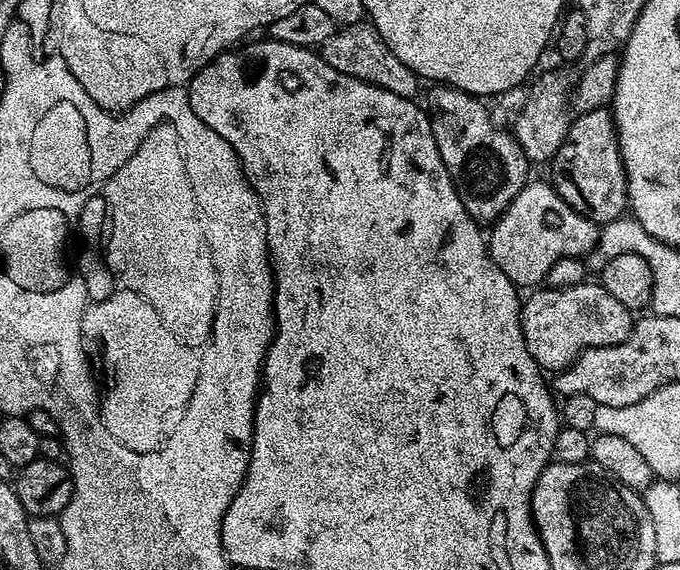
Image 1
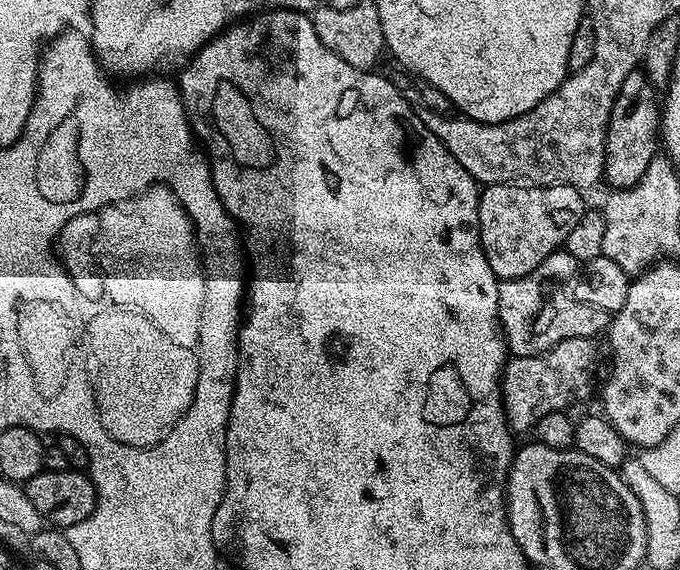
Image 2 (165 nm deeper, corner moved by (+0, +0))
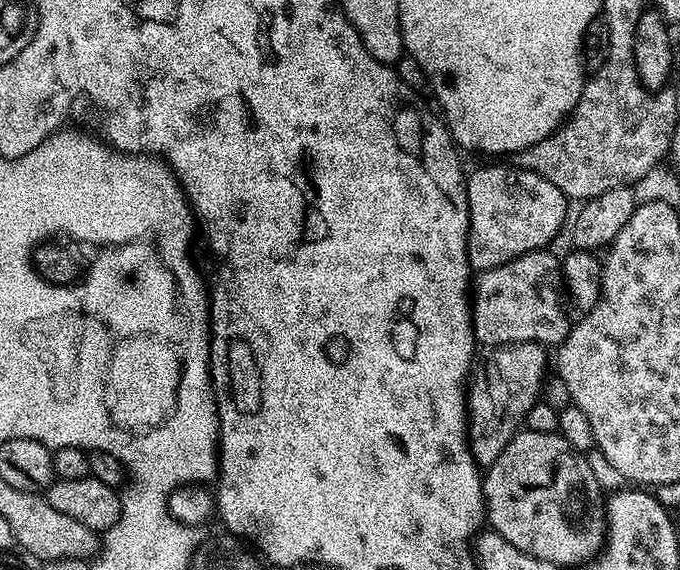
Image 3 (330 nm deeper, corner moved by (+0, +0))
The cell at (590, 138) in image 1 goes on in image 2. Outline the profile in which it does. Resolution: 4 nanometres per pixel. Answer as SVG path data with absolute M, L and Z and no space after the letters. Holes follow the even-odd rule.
M643 70L626 74L626 78L618 90L610 114L608 133L604 139L604 180L612 183L613 189L634 186L634 182L638 182L638 178L642 178L642 174L646 174L646 166L650 166L652 159L658 155L658 133L662 128L662 104L658 96L656 100L656 93L658 93L658 88L648 80L648 76Z

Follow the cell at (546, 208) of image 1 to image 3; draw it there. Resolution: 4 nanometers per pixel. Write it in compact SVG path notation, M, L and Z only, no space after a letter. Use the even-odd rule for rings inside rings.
M488 162L485 168L471 169L466 176L468 262L477 273L500 268L528 252L544 250L570 216L570 201L554 182L546 182L537 172L504 163L508 162Z

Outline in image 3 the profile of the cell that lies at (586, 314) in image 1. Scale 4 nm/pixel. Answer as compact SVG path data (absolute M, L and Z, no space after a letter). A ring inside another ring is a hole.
M528 252L525 256L514 258L500 268L491 268L479 273L474 280L474 299L472 306L472 332L480 346L499 346L501 344L521 344L524 340L534 340L545 346L558 346L568 336L569 317L562 307L559 295L536 288L536 263L542 258L540 252Z

